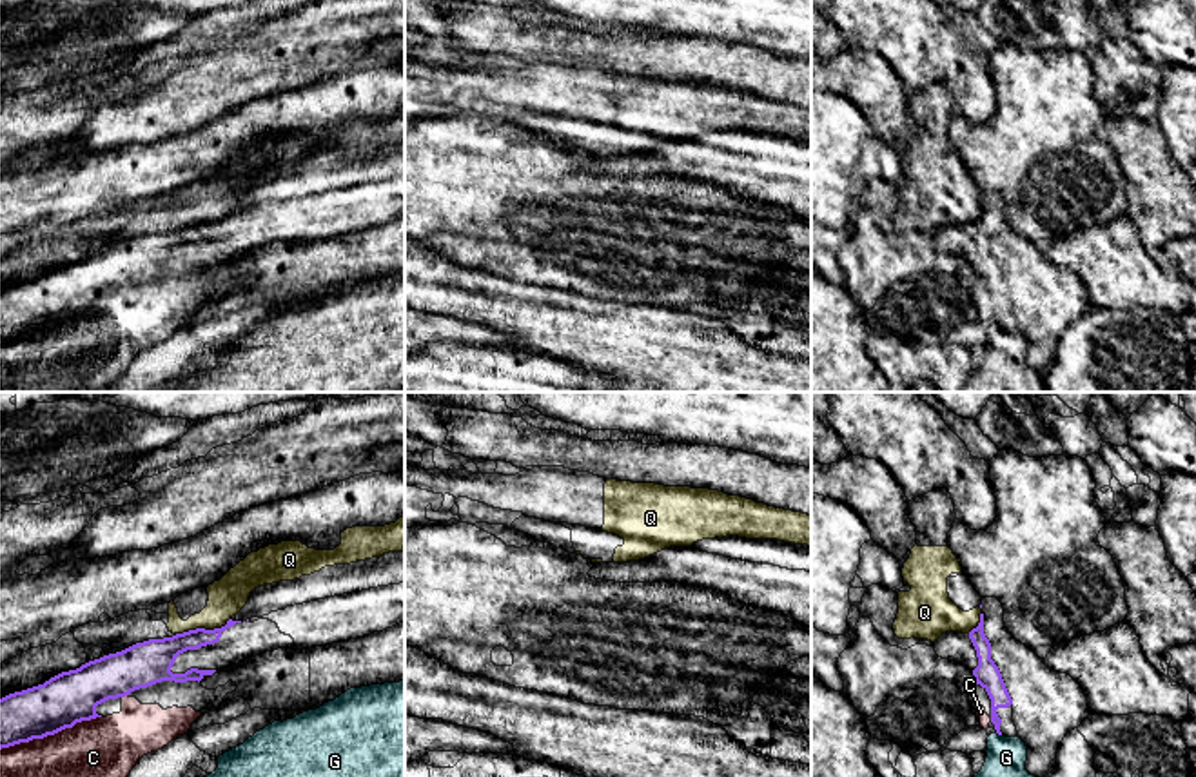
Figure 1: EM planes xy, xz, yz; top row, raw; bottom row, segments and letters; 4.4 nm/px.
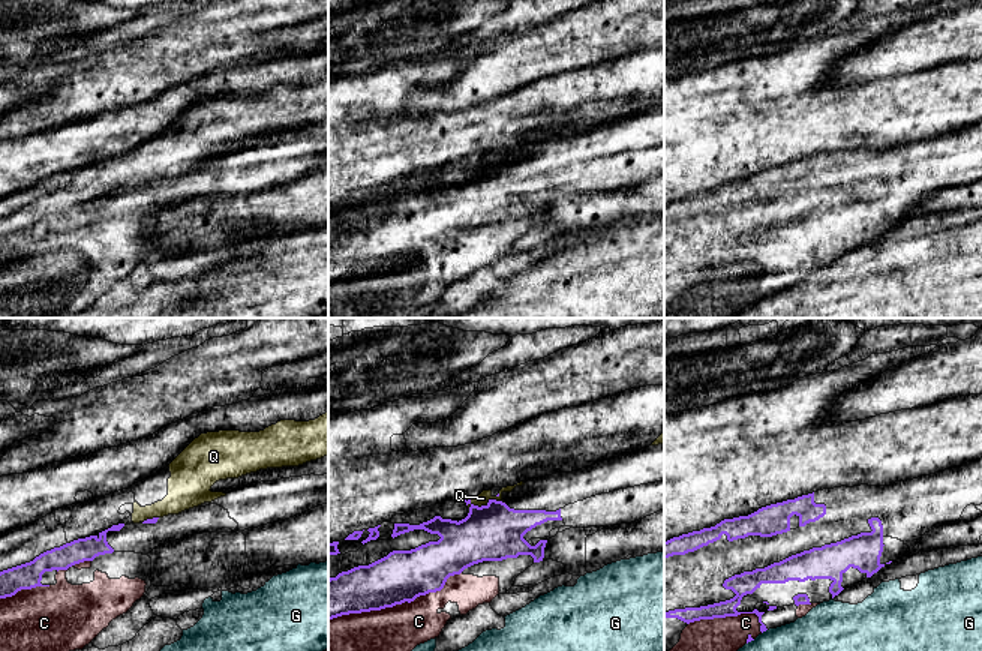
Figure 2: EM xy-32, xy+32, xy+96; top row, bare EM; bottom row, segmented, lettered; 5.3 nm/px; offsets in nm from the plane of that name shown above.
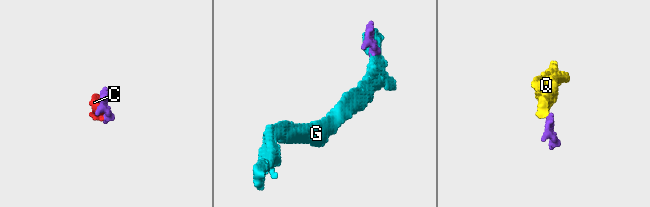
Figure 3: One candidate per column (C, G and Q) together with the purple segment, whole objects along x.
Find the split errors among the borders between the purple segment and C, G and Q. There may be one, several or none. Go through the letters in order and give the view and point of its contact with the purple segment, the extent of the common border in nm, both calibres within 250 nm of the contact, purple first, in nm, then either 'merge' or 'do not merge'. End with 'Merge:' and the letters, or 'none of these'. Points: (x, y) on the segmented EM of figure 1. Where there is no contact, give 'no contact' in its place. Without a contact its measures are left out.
C: contact xy (49, 734); length 480 nm; calibres 240 and 260 nm; merge
G: contact yz (999, 734); length 30 nm; calibres 100 and 180 nm; do not merge
Q: contact xy (204, 629); length 260 nm; calibres 160 and 160 nm; do not merge
Merge: C

